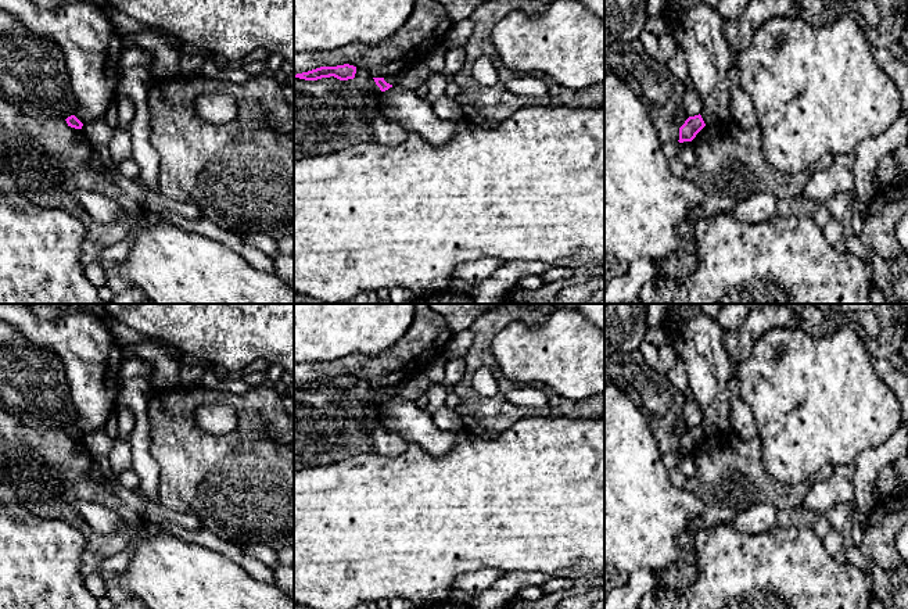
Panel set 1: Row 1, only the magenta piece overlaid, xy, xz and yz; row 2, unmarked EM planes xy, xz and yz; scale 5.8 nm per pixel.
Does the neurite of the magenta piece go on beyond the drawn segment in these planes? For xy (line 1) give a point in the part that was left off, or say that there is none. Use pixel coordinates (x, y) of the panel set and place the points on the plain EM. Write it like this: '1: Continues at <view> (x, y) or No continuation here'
1: No continuation here

